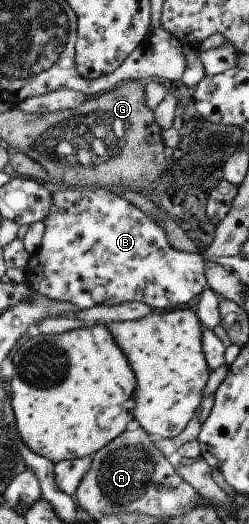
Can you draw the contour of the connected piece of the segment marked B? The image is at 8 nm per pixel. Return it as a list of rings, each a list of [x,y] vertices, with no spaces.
[[[53,187],[52,205],[43,222],[46,224],[46,231],[41,243],[40,249],[31,255],[30,264],[26,266],[26,280],[35,292],[45,295],[52,301],[59,301],[60,303],[73,303],[79,309],[90,309],[97,305],[121,305],[124,302],[139,301],[153,308],[161,308],[161,310],[175,310],[180,309],[181,306],[189,304],[191,300],[195,300],[197,296],[208,287],[207,276],[205,276],[205,260],[199,253],[183,252],[173,248],[169,242],[167,233],[159,223],[151,218],[146,212],[137,208],[131,201],[123,198],[119,191],[106,187]]]

